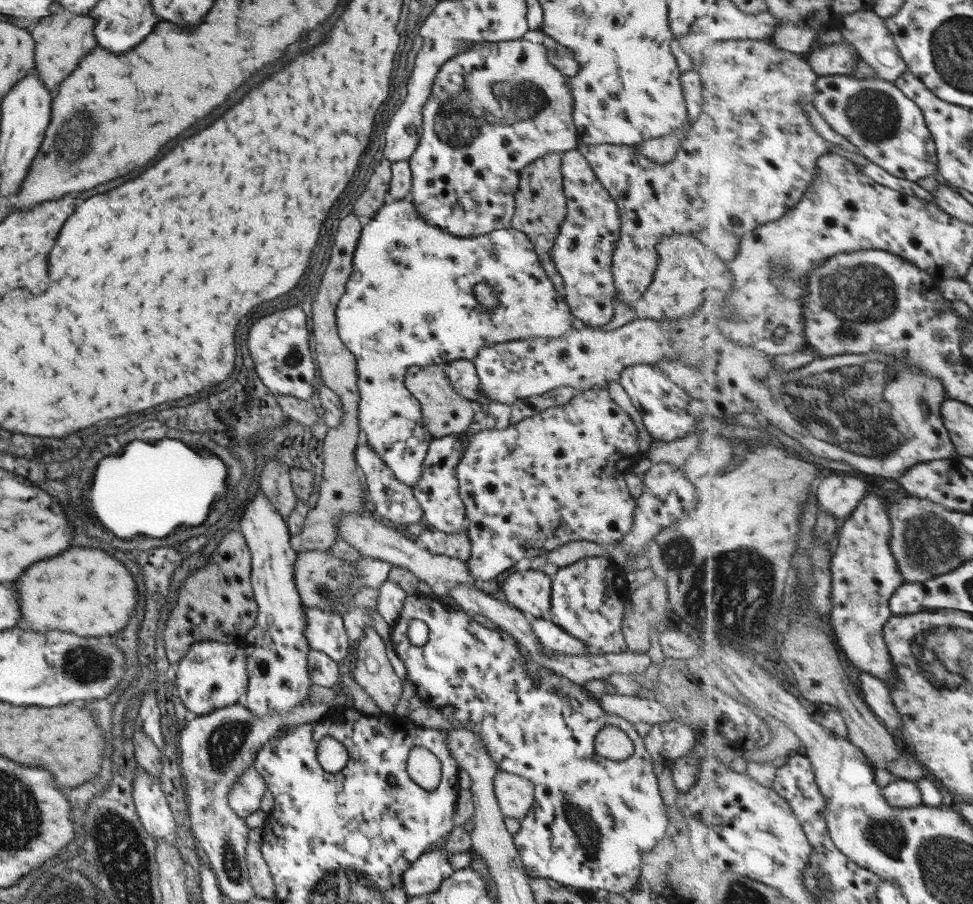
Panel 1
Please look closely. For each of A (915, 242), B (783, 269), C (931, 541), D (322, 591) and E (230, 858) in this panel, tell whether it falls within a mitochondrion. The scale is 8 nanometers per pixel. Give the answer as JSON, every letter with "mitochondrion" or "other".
{"A":"other","B":"mitochondrion","C":"mitochondrion","D":"mitochondrion","E":"mitochondrion"}

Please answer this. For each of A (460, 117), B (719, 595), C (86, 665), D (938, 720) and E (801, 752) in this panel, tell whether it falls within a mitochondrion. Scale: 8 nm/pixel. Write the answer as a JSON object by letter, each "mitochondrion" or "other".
{"A":"mitochondrion","B":"mitochondrion","C":"mitochondrion","D":"other","E":"other"}

